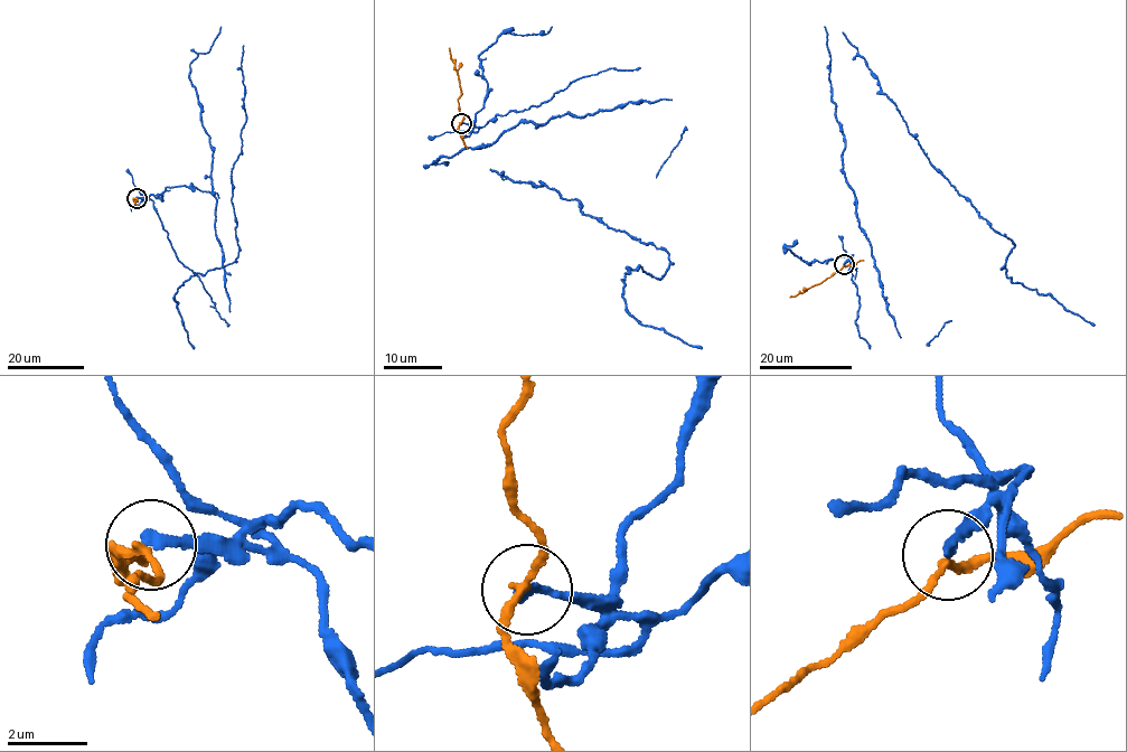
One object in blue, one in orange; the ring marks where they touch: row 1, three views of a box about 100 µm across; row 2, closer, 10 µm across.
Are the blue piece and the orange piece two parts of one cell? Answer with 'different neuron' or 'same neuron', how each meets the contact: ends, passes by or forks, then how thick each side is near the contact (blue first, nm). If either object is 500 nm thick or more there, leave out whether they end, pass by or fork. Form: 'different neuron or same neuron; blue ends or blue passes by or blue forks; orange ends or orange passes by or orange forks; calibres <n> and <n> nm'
different neuron; blue ends; orange passes by; calibres 240 and 170 nm

